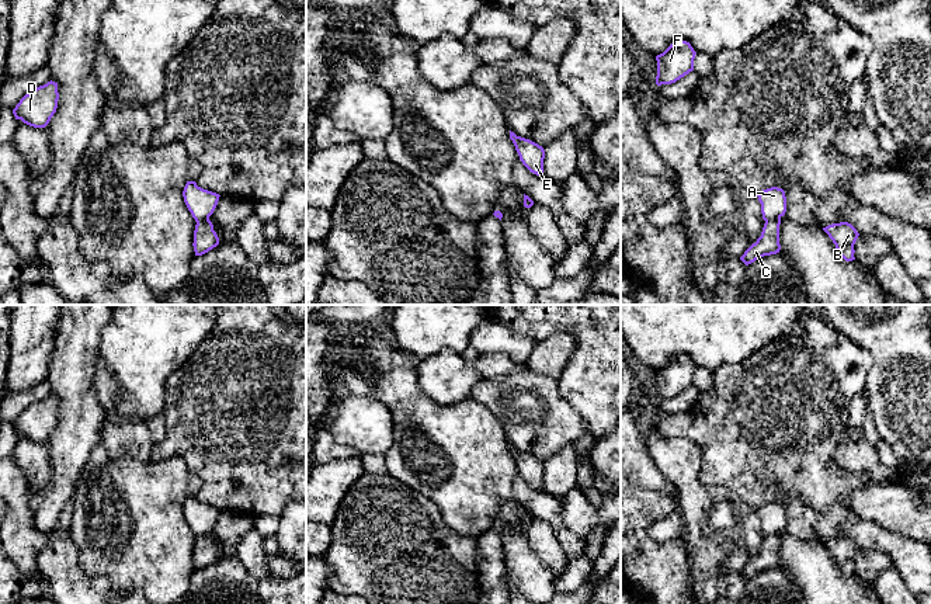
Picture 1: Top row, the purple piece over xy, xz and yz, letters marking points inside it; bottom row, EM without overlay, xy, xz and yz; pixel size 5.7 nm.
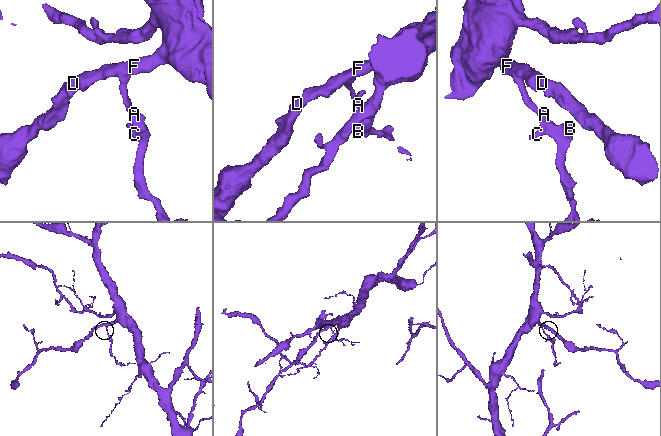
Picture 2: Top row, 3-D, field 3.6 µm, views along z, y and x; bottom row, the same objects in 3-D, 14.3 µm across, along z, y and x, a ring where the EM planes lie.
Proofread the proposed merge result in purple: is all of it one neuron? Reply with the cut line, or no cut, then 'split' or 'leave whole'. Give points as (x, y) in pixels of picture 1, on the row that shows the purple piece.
yz (780, 217), (766, 222) | split

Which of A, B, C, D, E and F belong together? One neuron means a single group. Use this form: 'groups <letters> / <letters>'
groups A D F / B C E

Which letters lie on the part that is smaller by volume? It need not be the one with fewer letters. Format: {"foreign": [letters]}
{"foreign": ["B", "C", "E"]}

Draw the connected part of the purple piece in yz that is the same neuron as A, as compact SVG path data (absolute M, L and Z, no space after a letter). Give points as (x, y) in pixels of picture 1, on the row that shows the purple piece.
M771 187L758 192L757 197L761 204L761 214L765 222L785 215L786 197L782 188Z

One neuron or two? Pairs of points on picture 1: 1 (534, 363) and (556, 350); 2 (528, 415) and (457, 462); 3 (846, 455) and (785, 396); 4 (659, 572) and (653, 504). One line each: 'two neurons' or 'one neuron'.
1: one neuron
2: two neurons
3: two neurons
4: one neuron

